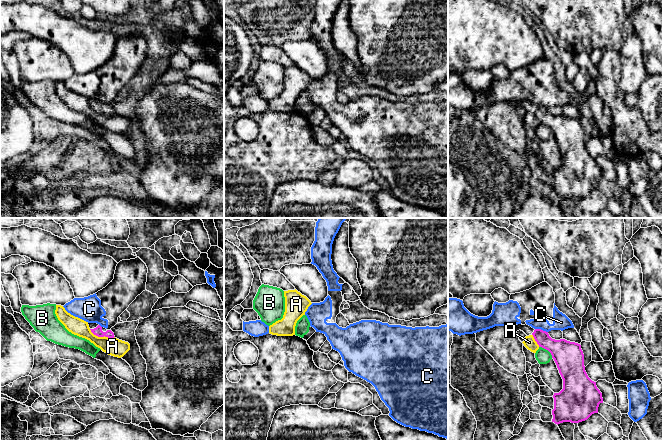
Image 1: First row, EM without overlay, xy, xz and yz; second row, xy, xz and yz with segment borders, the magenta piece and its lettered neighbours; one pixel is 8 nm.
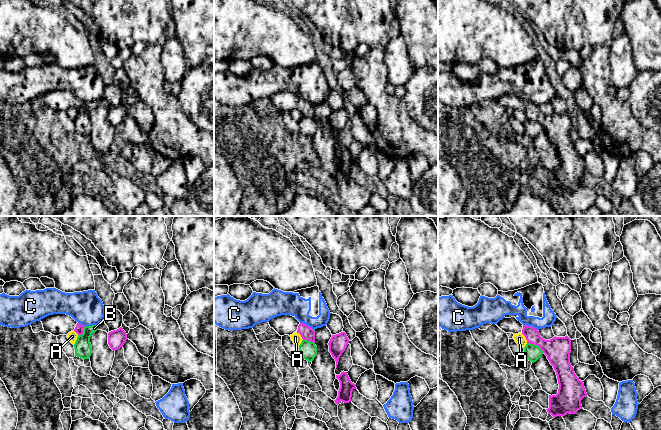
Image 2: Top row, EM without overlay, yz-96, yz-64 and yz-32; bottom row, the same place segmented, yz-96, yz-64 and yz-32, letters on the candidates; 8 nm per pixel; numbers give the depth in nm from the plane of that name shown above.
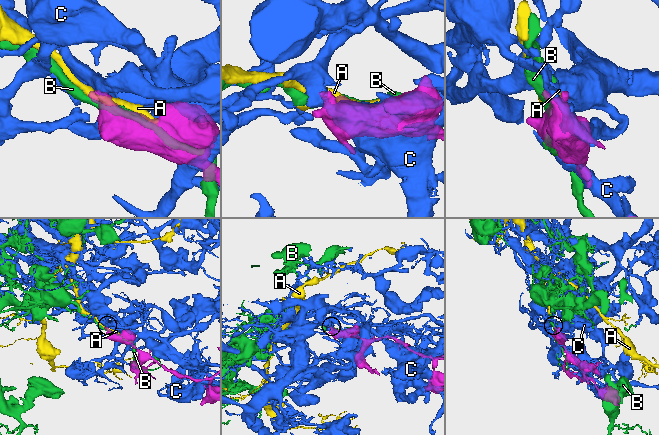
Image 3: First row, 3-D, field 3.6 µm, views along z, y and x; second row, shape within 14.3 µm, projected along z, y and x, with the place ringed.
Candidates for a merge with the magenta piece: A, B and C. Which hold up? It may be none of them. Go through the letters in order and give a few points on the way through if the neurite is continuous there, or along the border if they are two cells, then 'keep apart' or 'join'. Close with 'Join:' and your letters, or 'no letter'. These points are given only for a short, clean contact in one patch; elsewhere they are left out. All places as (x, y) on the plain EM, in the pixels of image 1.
A: keep apart
B: keep apart
C: keep apart
Join: no letter

